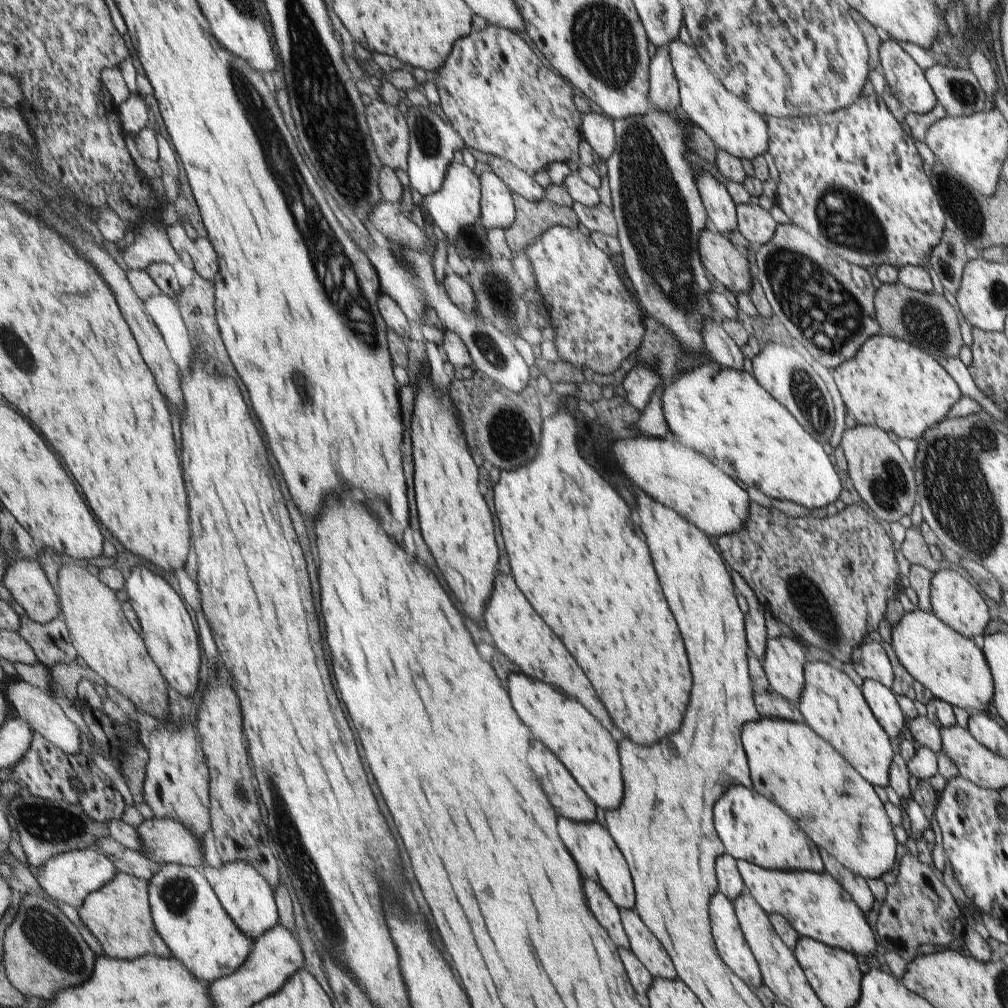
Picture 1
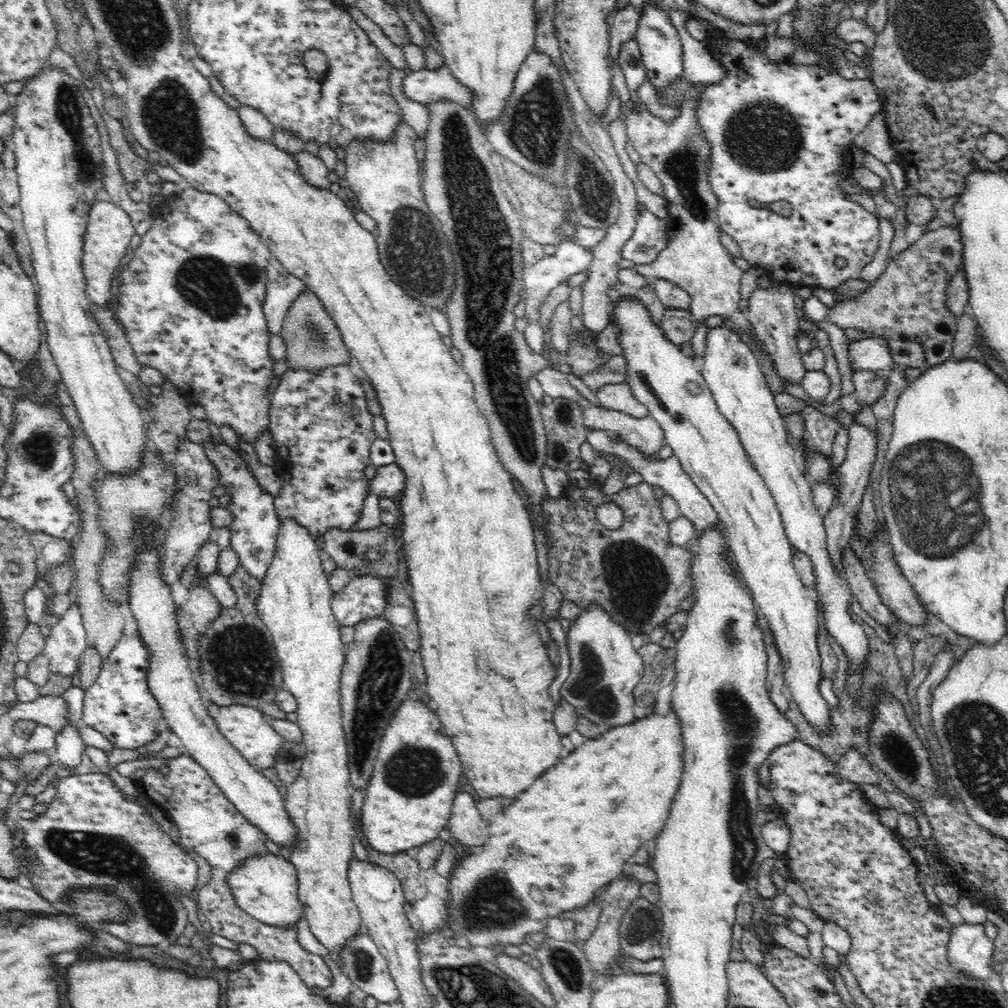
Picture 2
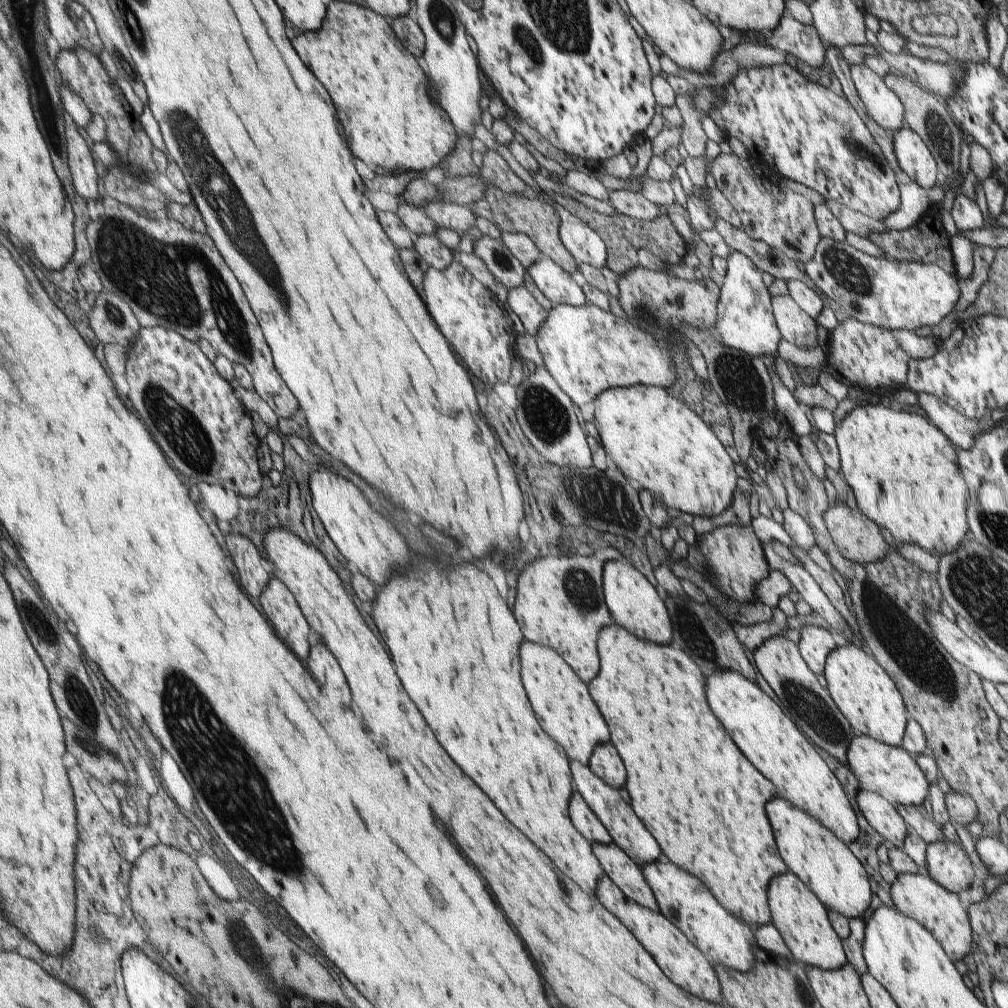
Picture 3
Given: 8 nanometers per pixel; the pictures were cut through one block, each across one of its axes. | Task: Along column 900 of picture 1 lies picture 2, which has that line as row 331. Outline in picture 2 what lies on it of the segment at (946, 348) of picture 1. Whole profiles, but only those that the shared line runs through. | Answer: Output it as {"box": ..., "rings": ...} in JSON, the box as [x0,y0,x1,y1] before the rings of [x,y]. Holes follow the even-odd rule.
{"box":[281,288,351,373],"rings":[[[308,288],[294,300],[286,318],[284,318],[281,332],[287,353],[286,362],[301,369],[310,369],[311,373],[318,373],[327,366],[348,365],[351,363],[350,351],[346,349],[337,324],[325,309],[322,301]]]}

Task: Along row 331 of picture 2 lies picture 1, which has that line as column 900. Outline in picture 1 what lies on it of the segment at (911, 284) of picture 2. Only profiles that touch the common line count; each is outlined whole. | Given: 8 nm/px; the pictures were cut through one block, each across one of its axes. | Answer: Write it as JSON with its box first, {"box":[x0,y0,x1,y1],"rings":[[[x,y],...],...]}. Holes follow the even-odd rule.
{"box":[875,851,965,962],"rings":[[[909,851],[897,864],[895,882],[886,885],[886,893],[879,908],[875,932],[884,951],[895,952],[905,962],[913,960],[917,947],[933,944],[937,949],[946,948],[953,940],[962,939],[965,922],[949,889],[931,872],[930,867]]]}

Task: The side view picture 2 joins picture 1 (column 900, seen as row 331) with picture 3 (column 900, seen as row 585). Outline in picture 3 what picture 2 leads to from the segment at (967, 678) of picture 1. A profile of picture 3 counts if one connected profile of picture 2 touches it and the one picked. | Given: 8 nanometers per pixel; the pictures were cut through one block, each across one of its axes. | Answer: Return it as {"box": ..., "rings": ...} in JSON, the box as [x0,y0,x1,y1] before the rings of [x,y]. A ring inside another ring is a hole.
{"box":[846,735,927,805],"rings":[[[856,735],[846,753],[846,764],[860,788],[872,791],[891,805],[921,805],[927,796],[927,780],[915,763],[914,756],[901,746],[878,742],[869,735]]]}

